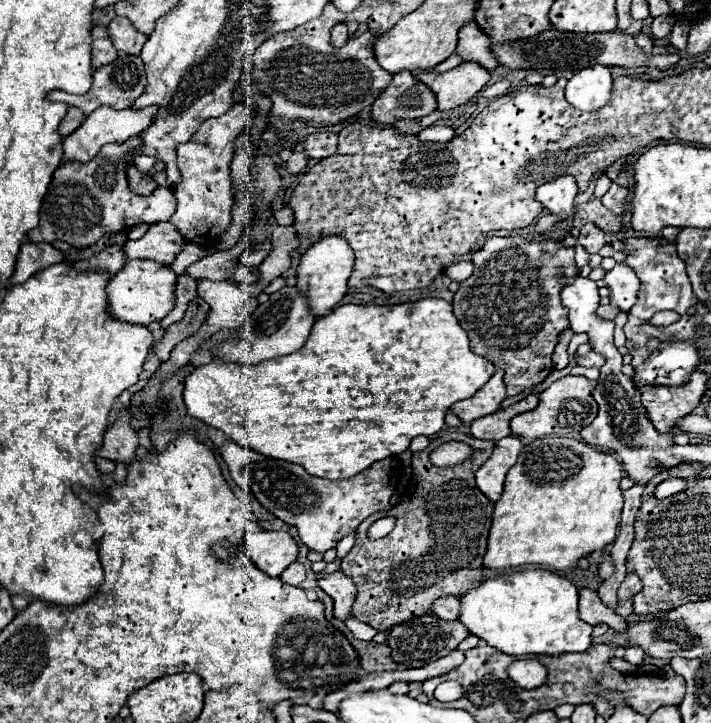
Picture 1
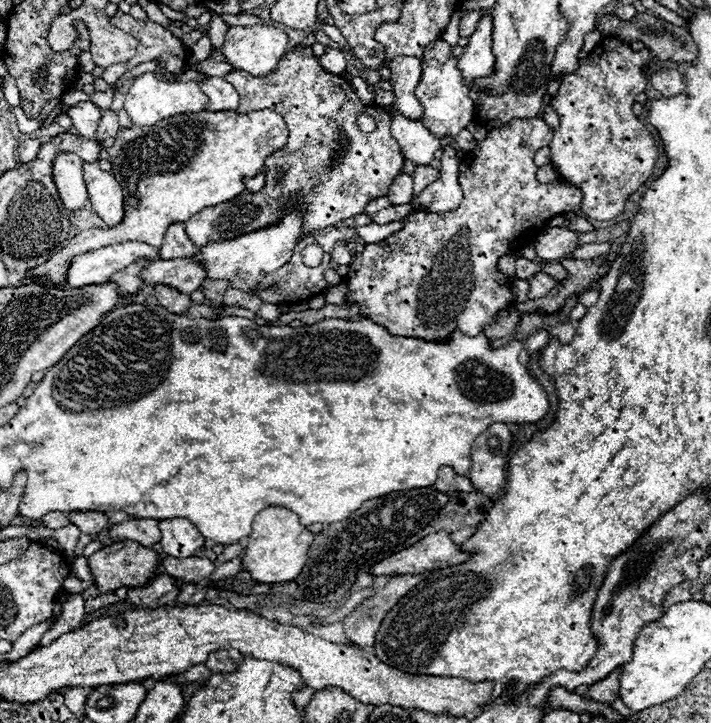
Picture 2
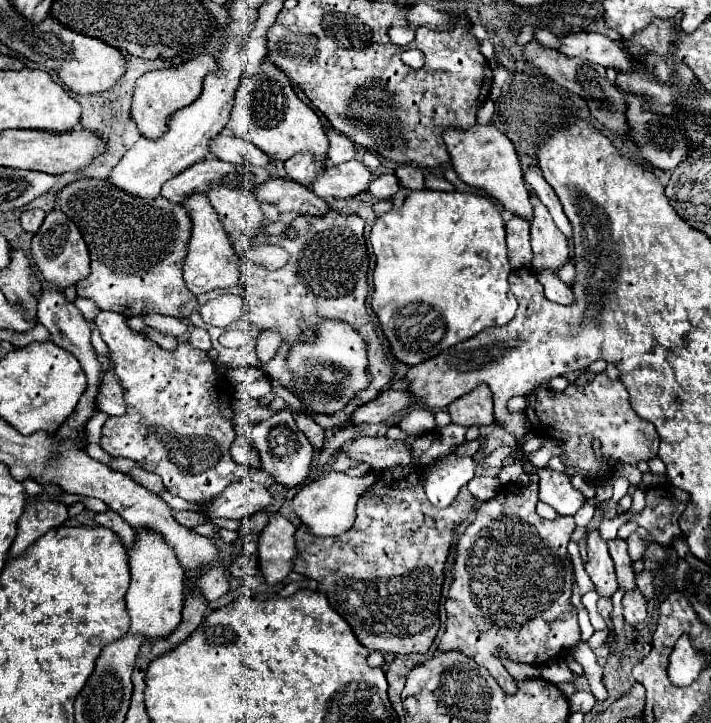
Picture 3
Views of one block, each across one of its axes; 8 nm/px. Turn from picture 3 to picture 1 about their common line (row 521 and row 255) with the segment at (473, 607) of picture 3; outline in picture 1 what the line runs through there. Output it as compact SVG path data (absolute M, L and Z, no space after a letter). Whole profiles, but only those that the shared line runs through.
M540 234L536 238L488 238L482 246L482 250L474 252L474 274L464 280L454 294L454 314L460 320L462 328L468 332L472 350L488 358L496 368L502 368L506 394L516 396L522 390L540 384L552 370L552 352L558 342L558 336L570 328L568 322L568 310L564 310L560 302L560 290L562 290L562 276L558 276L554 270L562 268L566 270L566 276L572 276L576 272L574 264L574 248L572 246L560 246L558 238Z

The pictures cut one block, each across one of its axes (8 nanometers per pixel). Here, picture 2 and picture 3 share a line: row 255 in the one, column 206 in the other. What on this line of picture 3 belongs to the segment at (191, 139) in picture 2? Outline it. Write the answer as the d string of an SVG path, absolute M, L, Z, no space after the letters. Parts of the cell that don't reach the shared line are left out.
M204 54L194 60L184 62L182 66L144 74L136 82L132 112L130 112L142 136L148 140L158 140L164 134L164 128L168 126L166 124L168 116L172 116L172 112L178 112L180 108L186 108L188 104L192 104L192 100L196 100L196 96L200 96L202 86L204 86L204 76L208 76L208 72L216 72L216 60Z

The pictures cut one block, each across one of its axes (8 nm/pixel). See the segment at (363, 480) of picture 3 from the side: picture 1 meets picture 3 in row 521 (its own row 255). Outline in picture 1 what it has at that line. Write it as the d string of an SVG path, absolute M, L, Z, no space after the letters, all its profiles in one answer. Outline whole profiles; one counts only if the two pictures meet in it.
M340 236L320 238L300 256L300 266L296 270L296 278L298 278L296 286L308 294L310 308L316 314L316 318L330 314L332 308L344 298L346 288L348 288L348 278L352 274L352 266L354 266L352 248Z

